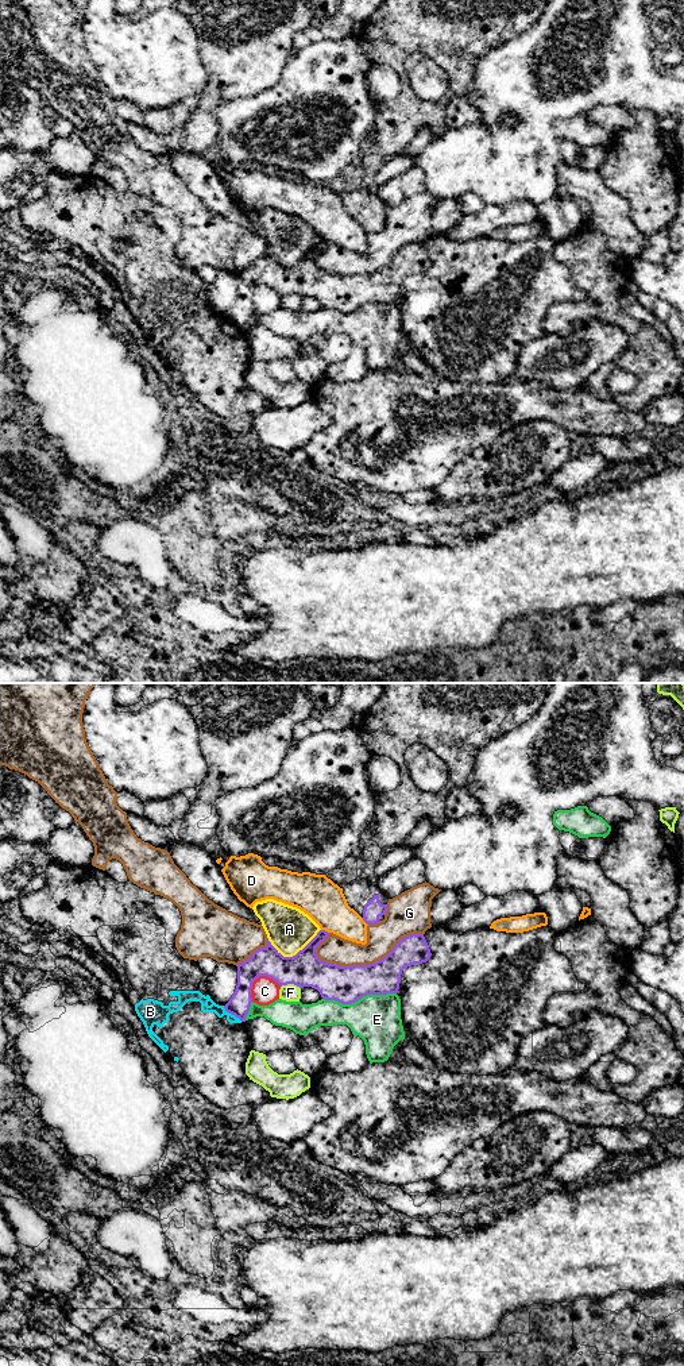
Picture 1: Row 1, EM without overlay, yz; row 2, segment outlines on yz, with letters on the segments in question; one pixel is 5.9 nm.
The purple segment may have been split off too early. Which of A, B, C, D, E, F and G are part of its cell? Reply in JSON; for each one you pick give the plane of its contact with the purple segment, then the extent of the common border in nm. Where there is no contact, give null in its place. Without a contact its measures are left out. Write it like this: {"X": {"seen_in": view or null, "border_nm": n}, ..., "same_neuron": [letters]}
{"same_neuron": []}

